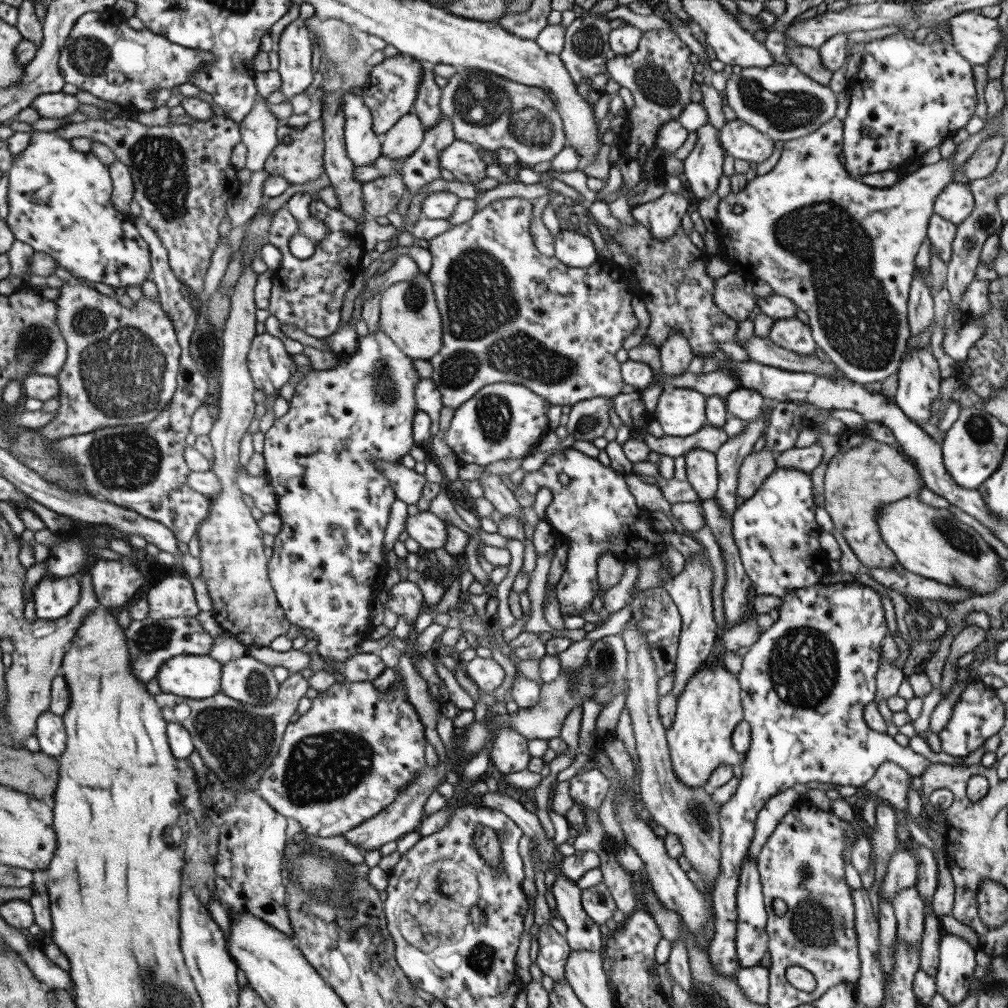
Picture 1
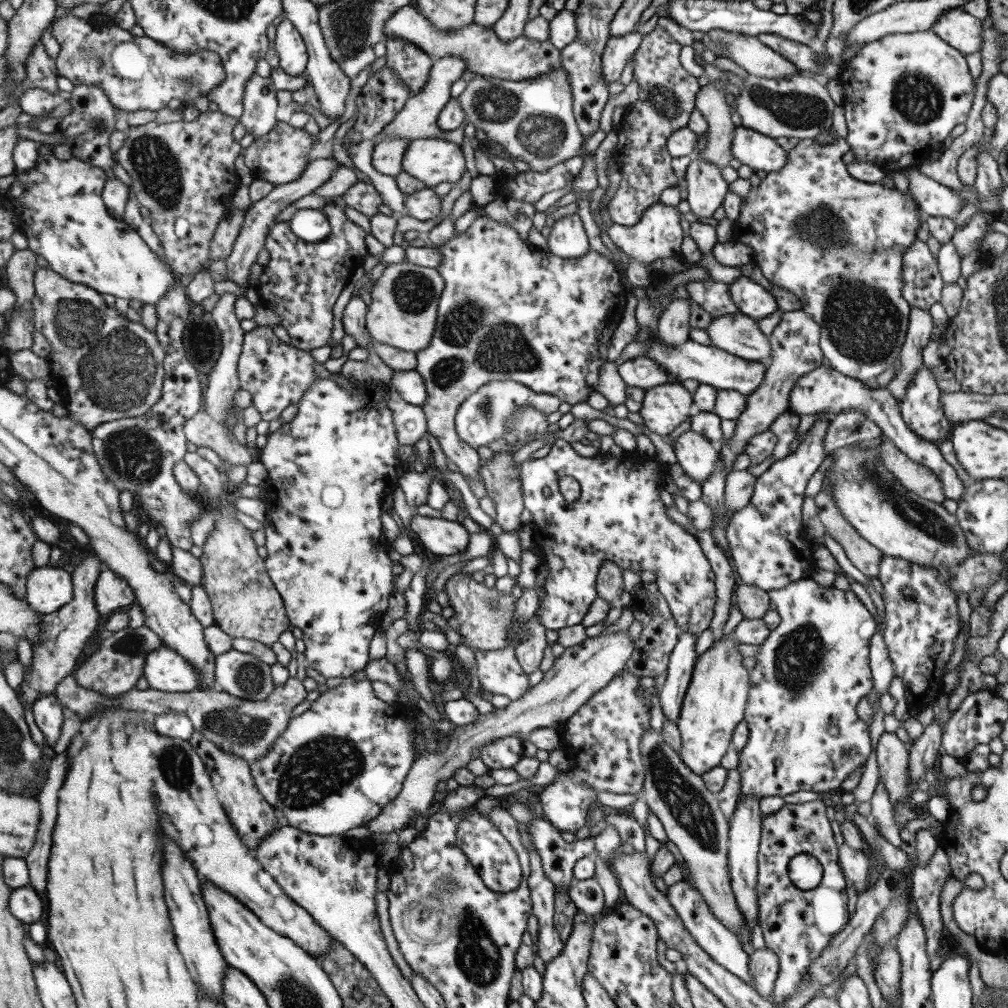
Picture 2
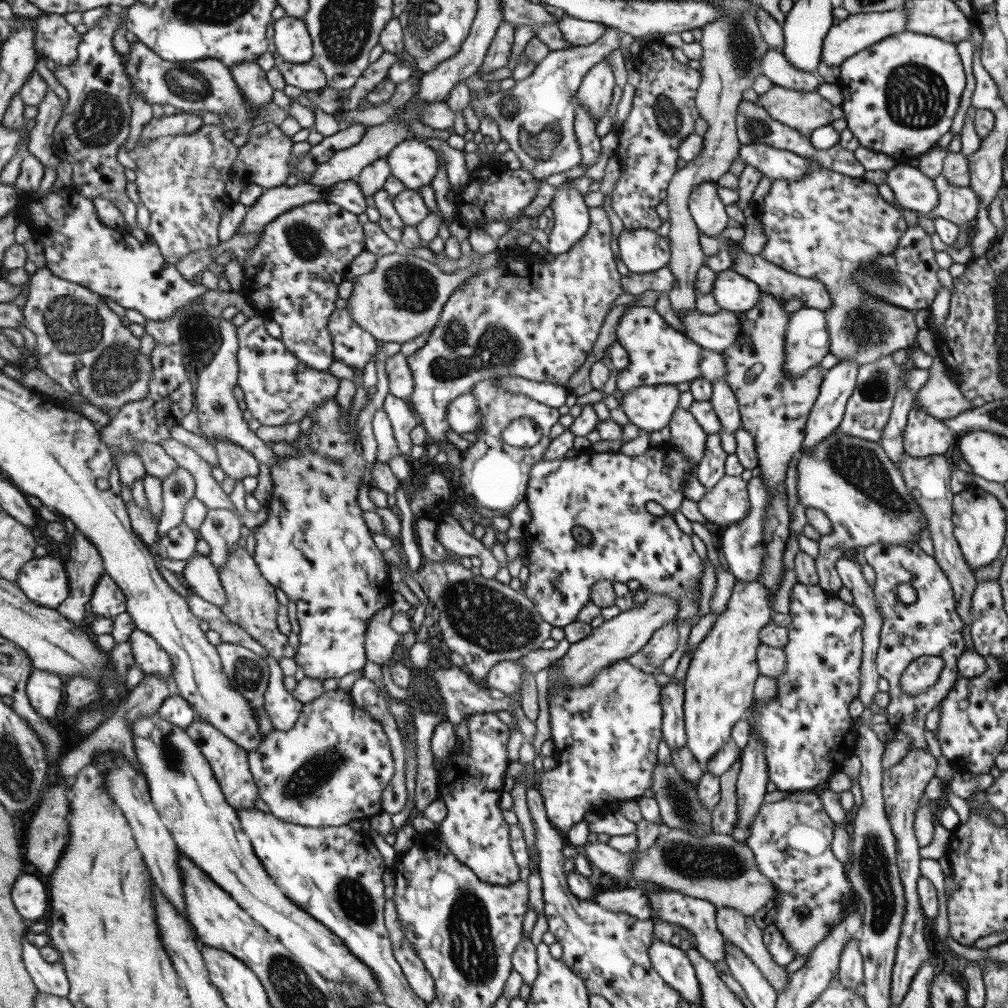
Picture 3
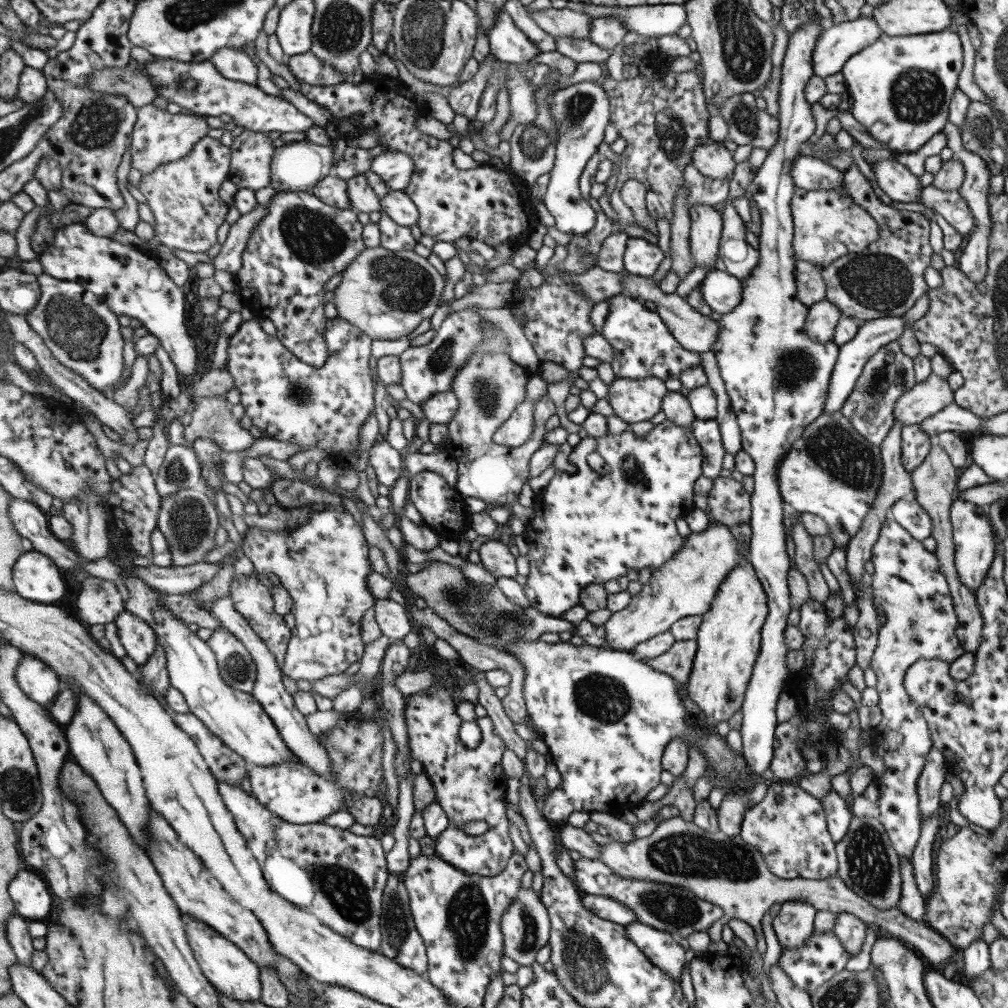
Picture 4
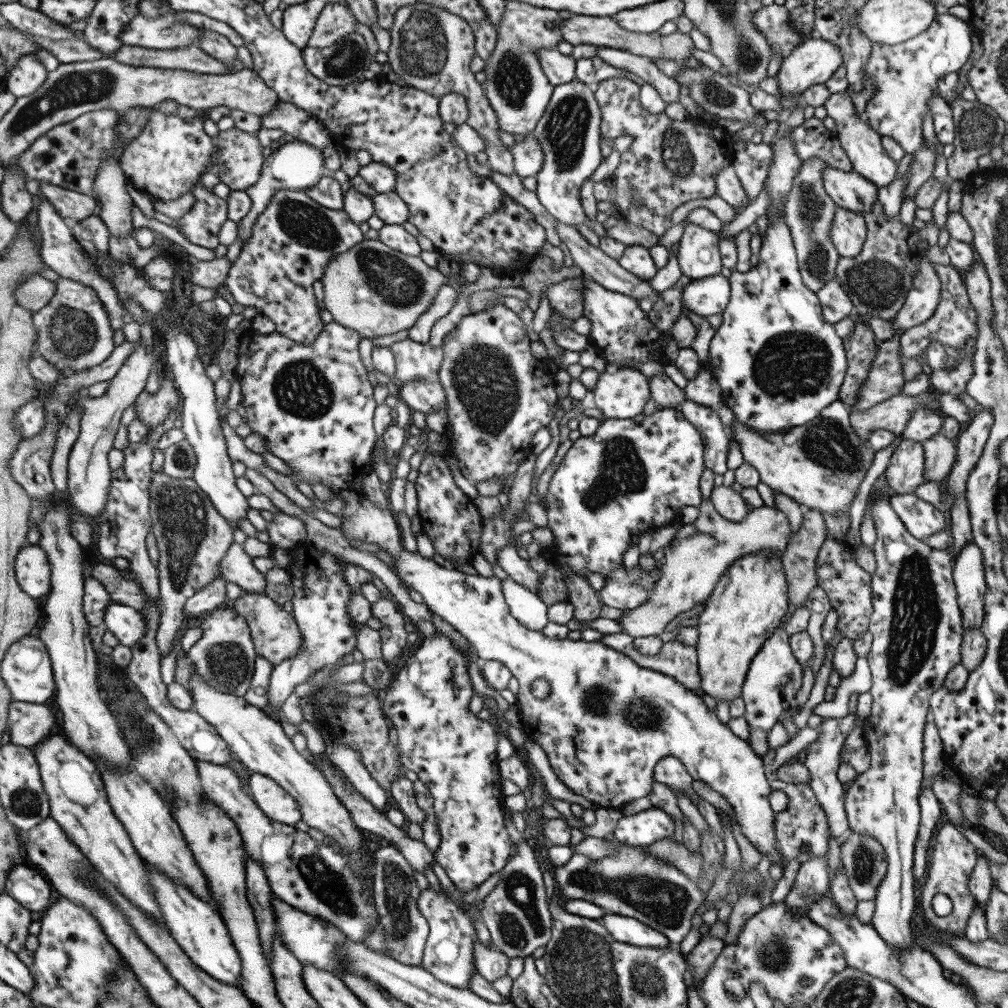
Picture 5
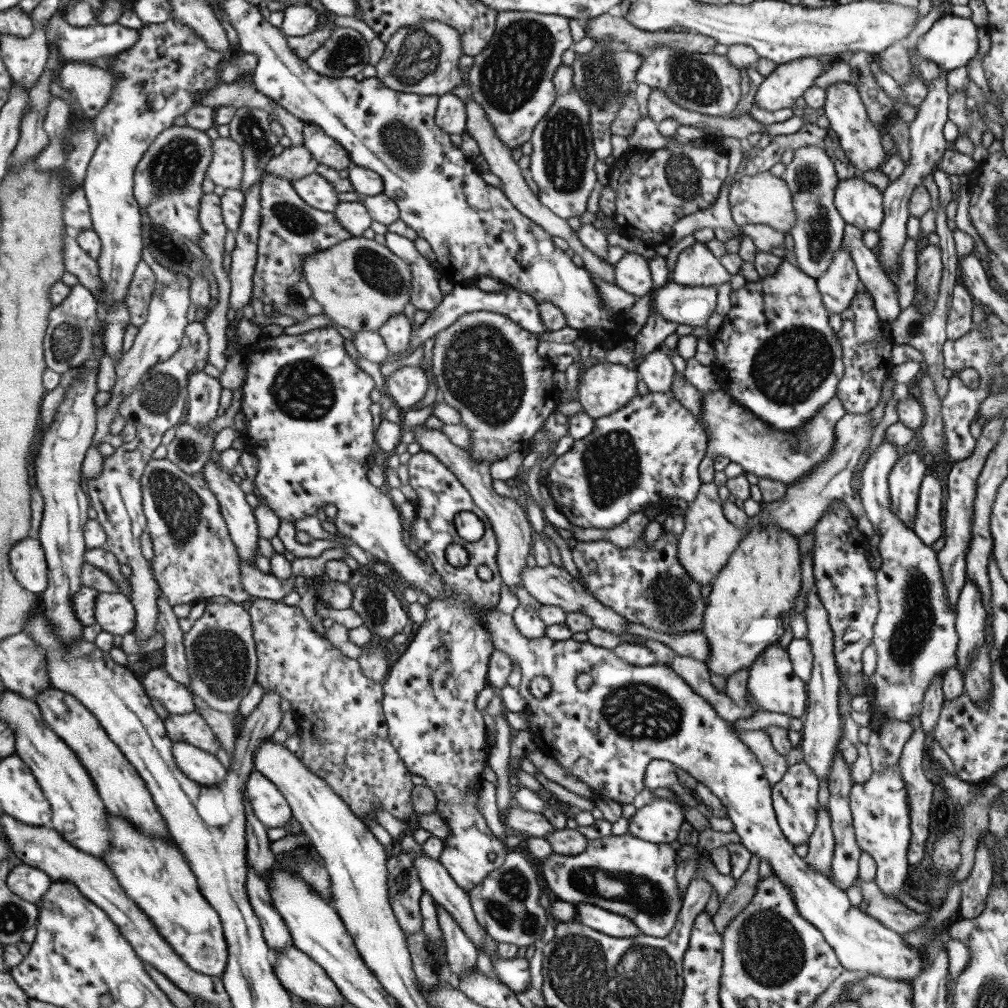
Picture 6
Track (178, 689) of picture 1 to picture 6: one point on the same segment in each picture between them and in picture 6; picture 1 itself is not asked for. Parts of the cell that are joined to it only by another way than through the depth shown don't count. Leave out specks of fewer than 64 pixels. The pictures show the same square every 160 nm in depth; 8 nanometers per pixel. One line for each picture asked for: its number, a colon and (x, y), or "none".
2: (166, 670)
3: (150, 656)
4: (140, 640)
5: (129, 625)
6: (115, 612)

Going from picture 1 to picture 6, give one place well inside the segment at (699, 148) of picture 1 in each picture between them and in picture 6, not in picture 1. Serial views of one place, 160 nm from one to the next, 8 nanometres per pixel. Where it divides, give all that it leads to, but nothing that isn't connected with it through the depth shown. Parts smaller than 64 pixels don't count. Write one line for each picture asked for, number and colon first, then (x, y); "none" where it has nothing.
2: (705, 188)
3: (706, 210)
4: (705, 223)
5: (697, 256)
6: (695, 266)

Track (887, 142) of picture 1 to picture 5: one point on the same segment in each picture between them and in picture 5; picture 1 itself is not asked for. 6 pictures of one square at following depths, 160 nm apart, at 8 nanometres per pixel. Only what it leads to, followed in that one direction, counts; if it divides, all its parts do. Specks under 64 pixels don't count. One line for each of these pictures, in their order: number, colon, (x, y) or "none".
2: (902, 93)
3: (900, 94)
4: (901, 85)
5: (904, 73)

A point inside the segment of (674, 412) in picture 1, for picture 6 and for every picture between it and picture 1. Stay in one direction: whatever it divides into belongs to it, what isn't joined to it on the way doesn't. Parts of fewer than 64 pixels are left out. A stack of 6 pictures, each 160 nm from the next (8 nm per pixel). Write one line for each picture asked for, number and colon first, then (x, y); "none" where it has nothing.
2: (664, 407)
3: (649, 408)
4: (633, 401)
5: (618, 394)
6: (603, 388)

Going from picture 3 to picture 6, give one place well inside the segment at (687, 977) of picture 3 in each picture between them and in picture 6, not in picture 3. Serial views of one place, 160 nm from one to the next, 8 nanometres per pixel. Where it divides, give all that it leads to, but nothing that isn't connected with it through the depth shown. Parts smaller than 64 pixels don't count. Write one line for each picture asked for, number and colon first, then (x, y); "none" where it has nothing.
4: (661, 949)
5: (623, 929)
6: (603, 921)

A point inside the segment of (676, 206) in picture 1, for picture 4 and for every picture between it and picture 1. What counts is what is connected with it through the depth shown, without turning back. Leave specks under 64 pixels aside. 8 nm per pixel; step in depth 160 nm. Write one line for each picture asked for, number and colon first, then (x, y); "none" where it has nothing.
2: (657, 235)
3: (642, 251)
4: (640, 258)

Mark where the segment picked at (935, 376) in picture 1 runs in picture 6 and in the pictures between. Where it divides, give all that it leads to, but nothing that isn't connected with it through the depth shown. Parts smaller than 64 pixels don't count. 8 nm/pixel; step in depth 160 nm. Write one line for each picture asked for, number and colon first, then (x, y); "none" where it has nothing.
2: (920, 410)
3: (923, 435)
4: (914, 444)
5: (904, 471)
6: (903, 481)

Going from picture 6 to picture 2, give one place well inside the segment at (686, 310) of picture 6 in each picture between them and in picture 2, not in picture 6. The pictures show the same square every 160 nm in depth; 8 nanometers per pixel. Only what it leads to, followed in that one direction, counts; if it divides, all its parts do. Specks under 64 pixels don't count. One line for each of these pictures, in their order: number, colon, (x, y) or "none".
2: (751, 299)
3: (731, 291)
4: (720, 291)
5: (708, 295)

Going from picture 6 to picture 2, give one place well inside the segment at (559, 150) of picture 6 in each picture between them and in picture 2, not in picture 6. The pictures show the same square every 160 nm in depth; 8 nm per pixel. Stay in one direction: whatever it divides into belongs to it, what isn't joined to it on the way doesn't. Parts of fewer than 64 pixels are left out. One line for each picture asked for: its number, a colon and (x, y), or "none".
2: (566, 239)
3: (570, 214)
4: (580, 111)
5: (568, 131)

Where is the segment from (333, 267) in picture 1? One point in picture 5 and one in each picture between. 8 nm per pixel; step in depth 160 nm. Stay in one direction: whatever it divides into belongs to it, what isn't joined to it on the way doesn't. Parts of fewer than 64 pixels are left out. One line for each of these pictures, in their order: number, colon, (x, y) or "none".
2: (300, 283)
3: (301, 252)
4: (300, 242)
5: (295, 237)

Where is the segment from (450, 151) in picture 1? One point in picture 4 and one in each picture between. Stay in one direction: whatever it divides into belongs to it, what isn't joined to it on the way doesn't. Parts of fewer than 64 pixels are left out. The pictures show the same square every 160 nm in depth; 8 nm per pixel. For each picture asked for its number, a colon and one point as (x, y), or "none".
2: (431, 161)
3: (413, 163)
4: (394, 168)

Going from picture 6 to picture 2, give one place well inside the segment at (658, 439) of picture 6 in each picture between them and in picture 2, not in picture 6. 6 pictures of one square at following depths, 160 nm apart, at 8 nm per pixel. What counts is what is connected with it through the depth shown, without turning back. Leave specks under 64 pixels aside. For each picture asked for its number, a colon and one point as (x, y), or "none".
2: (618, 517)
3: (607, 493)
4: (587, 527)
5: (630, 476)

